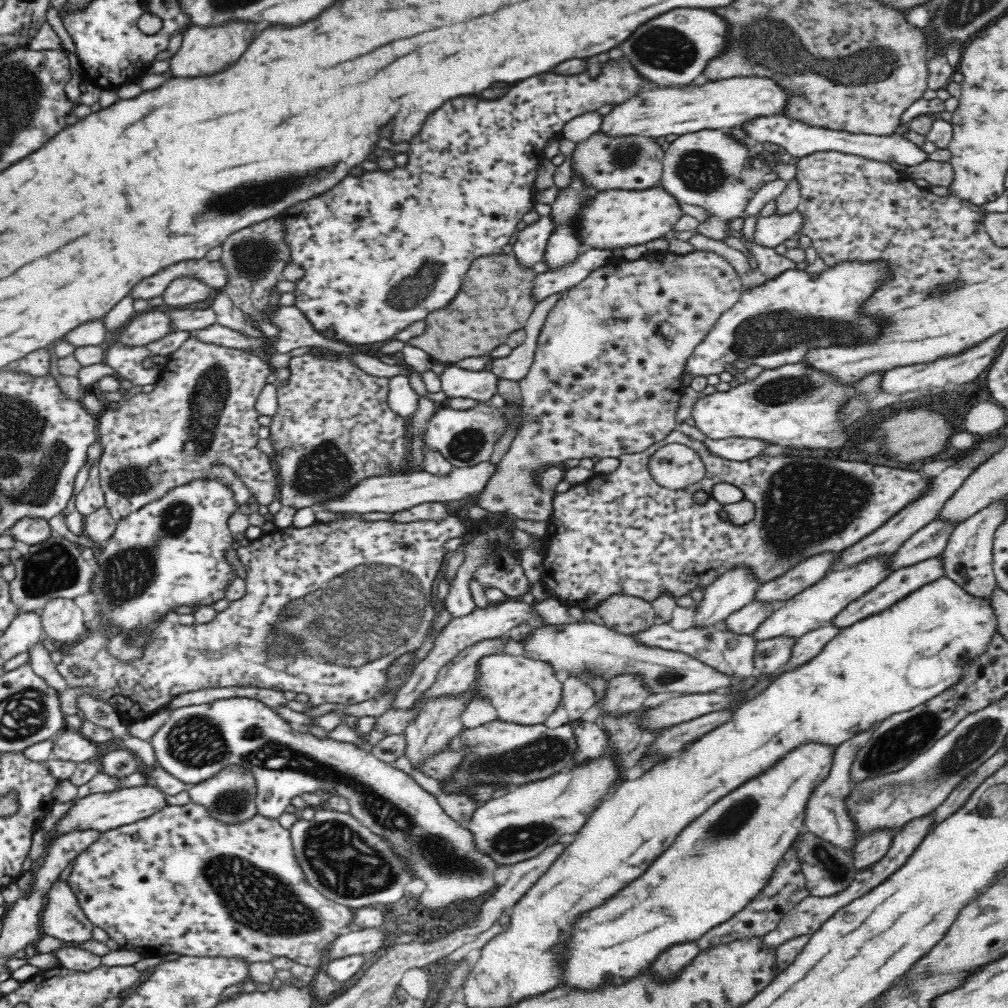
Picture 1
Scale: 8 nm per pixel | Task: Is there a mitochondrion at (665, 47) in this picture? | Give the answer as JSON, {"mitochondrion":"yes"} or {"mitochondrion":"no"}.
{"mitochondrion":"yes"}

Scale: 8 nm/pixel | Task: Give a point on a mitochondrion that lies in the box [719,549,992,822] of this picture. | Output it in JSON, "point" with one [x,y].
{"point":[894,746]}

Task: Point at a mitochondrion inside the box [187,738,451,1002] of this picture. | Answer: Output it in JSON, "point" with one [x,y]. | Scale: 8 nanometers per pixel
{"point":[257,899]}

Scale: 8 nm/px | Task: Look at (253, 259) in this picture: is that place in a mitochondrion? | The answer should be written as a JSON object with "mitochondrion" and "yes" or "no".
{"mitochondrion":"yes"}

